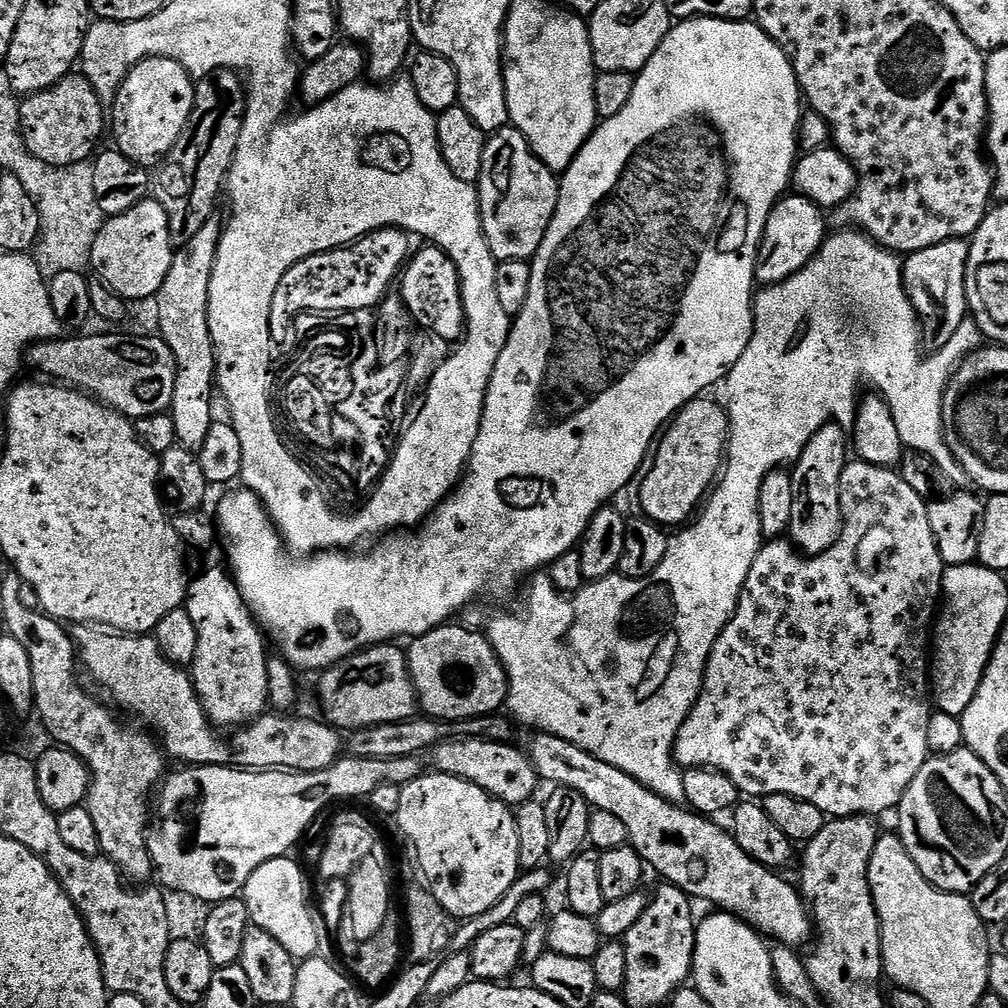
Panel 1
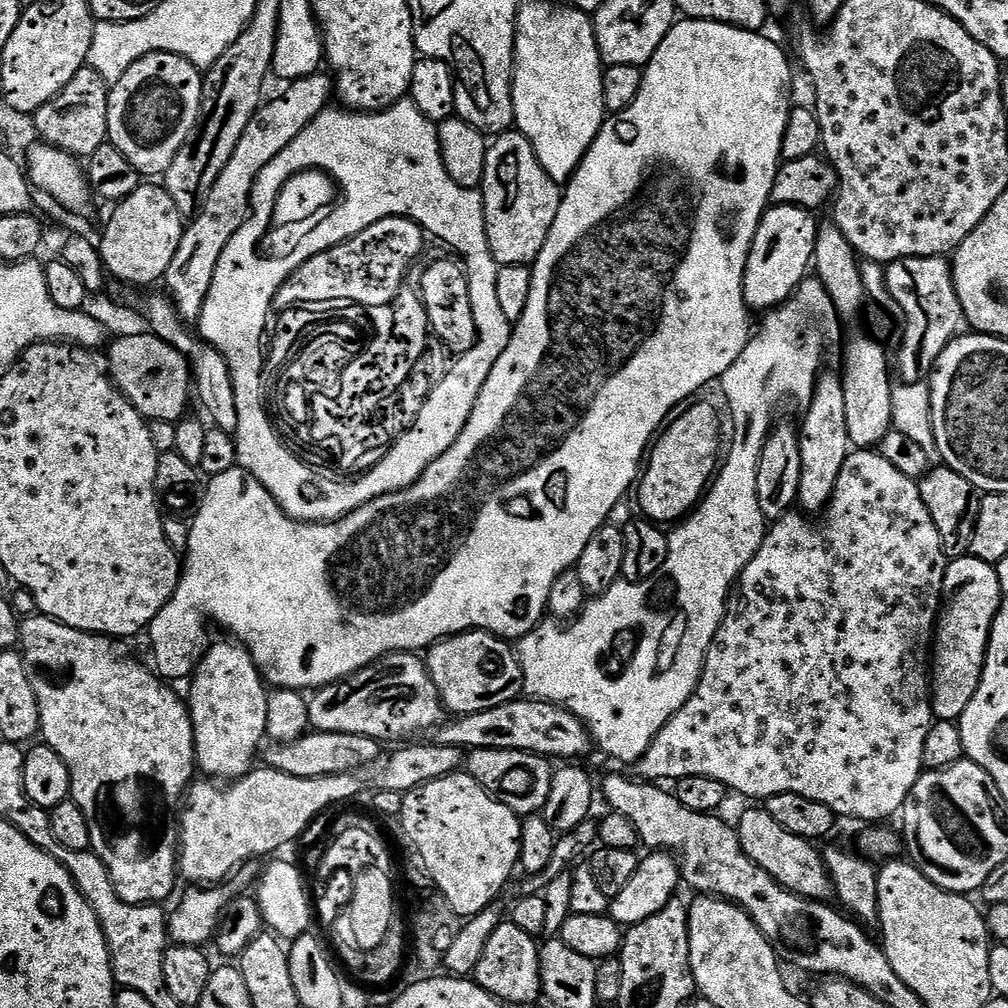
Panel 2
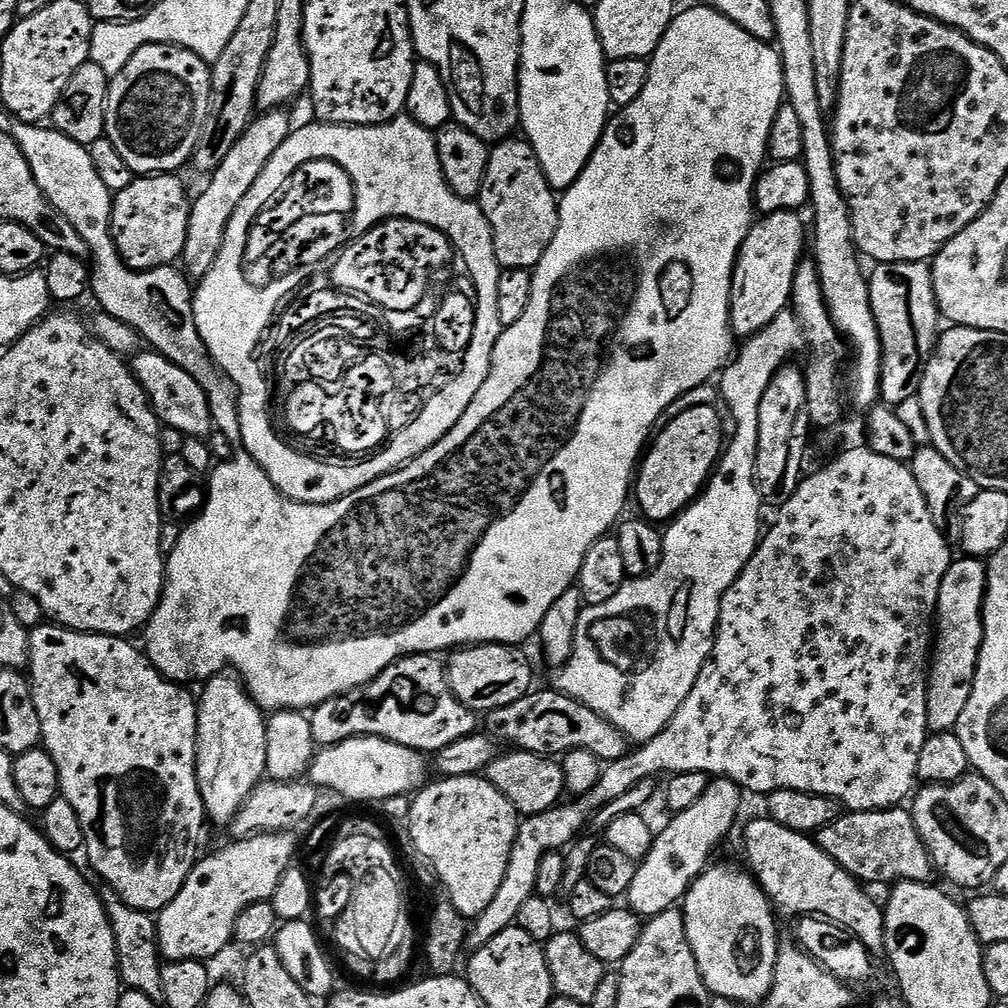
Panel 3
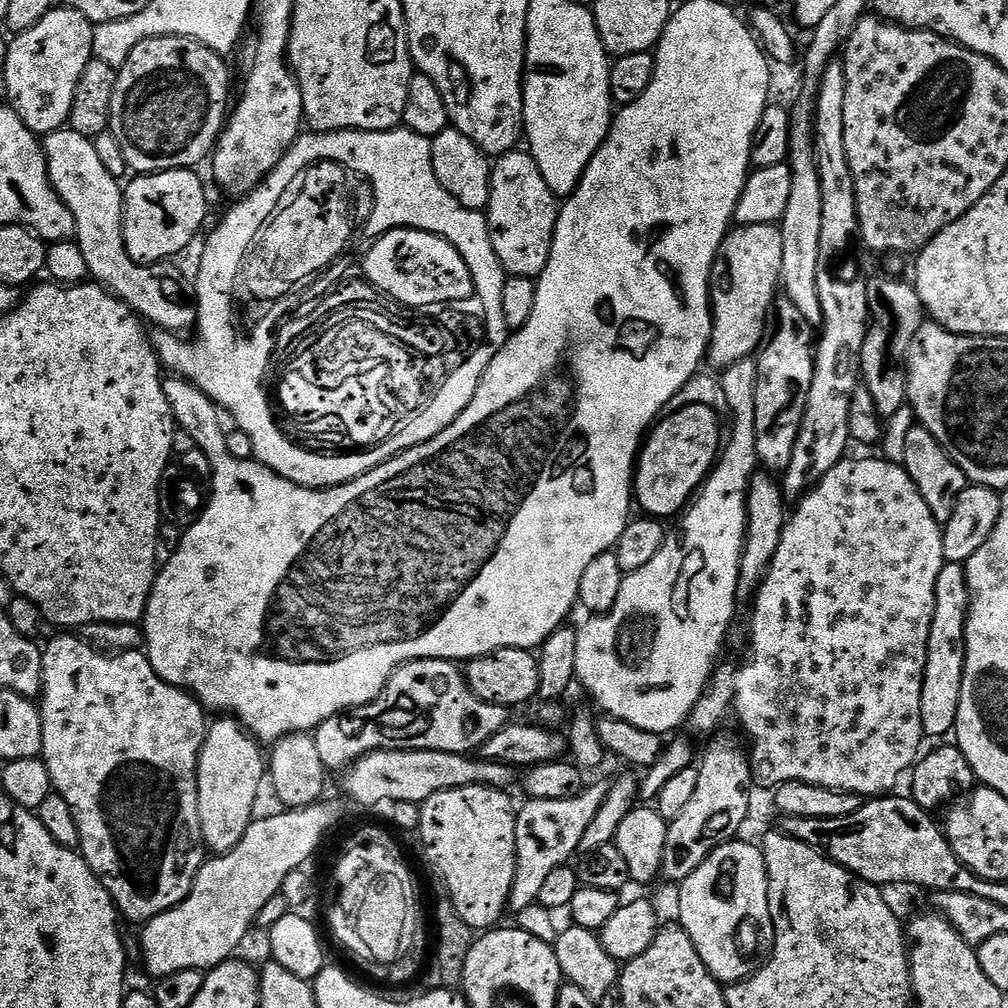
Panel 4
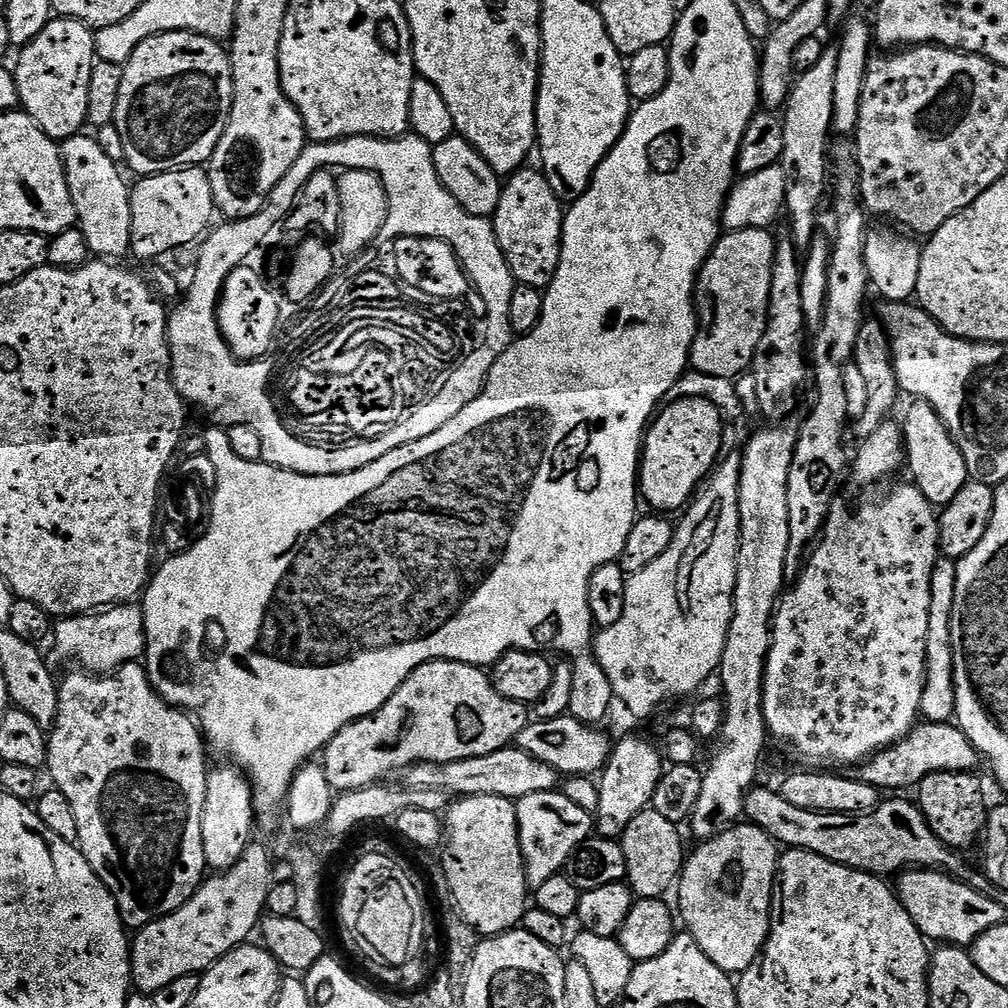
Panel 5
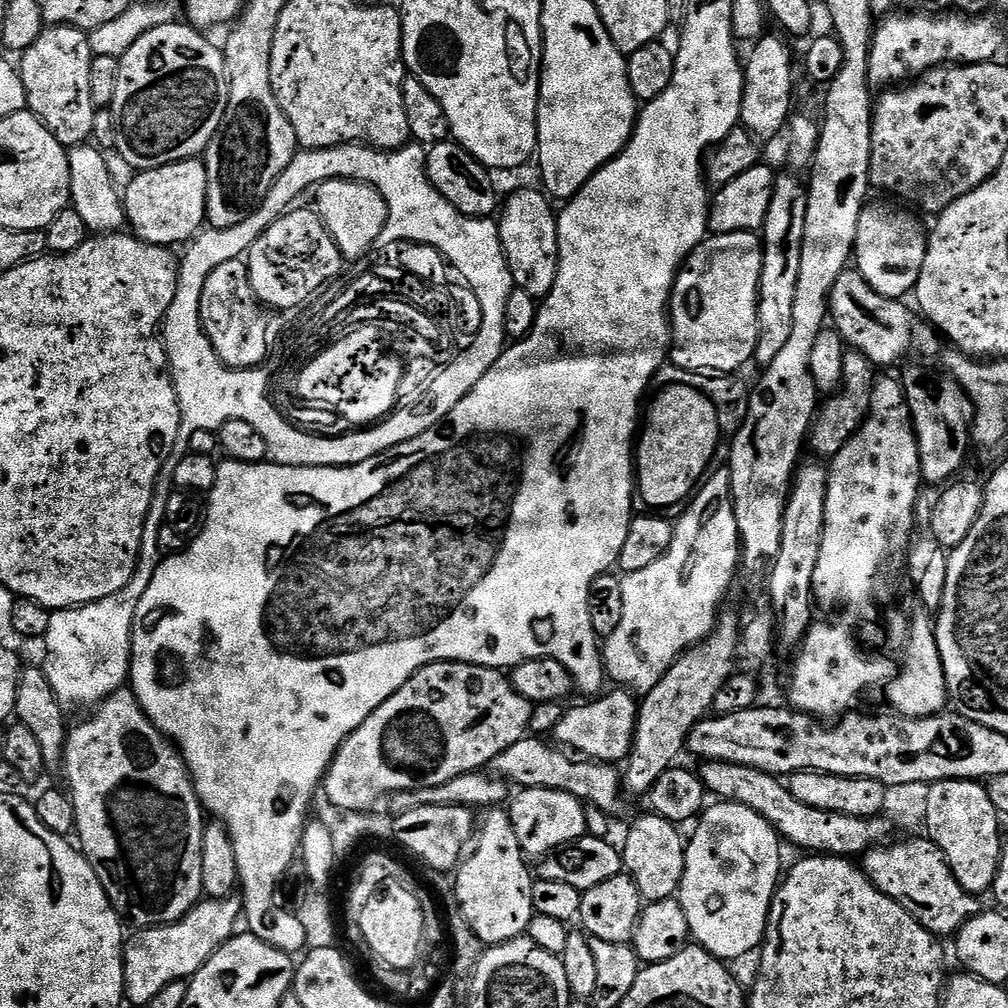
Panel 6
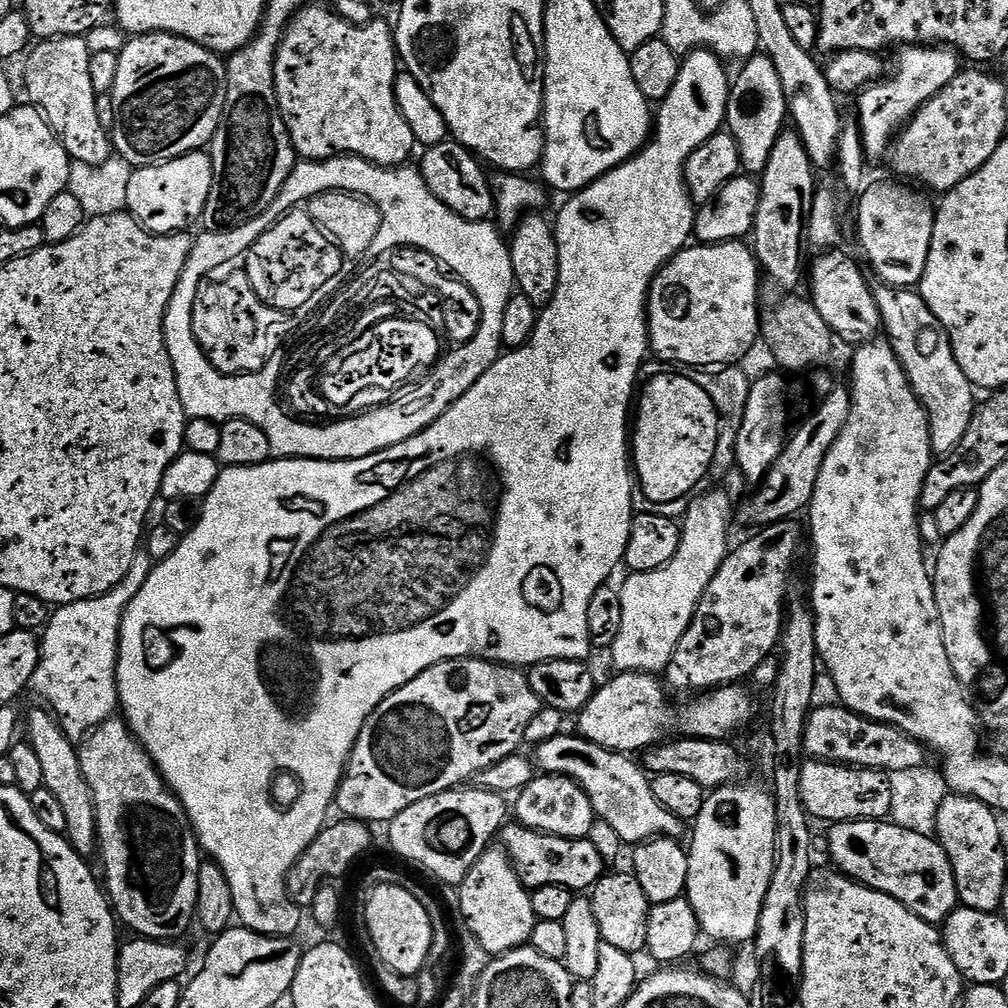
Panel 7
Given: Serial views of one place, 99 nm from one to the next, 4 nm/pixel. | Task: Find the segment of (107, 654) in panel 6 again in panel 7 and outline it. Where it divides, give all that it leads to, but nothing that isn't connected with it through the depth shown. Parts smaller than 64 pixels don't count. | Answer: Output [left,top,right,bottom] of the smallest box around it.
[30,156,517,742]

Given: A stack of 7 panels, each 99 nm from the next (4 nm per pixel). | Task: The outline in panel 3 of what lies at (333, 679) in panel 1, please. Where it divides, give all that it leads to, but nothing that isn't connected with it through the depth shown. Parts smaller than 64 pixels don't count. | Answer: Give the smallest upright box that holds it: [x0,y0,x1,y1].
[310,654,477,754]

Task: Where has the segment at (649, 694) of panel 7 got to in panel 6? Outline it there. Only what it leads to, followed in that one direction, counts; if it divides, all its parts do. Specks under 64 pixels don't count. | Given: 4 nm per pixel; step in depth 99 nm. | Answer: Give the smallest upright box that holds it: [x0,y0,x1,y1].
[555,691,638,765]

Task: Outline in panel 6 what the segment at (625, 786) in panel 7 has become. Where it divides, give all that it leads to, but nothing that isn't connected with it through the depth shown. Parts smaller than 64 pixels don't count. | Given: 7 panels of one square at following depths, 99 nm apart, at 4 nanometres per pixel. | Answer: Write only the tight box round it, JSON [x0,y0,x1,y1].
[490,738,622,814]

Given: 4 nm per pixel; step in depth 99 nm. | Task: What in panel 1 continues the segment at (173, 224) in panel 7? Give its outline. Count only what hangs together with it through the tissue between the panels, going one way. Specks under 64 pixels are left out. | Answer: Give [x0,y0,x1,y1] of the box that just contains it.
[90,198,173,300]

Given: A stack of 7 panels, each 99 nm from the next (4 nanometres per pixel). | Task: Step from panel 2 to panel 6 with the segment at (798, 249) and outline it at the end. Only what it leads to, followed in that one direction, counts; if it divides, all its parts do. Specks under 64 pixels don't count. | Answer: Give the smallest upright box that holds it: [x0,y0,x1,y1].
[668,232,764,374]

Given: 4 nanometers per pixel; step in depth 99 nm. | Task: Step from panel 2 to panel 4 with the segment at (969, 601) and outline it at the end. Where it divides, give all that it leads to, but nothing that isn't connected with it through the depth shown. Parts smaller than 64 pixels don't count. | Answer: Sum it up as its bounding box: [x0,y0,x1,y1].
[922,563,968,737]

